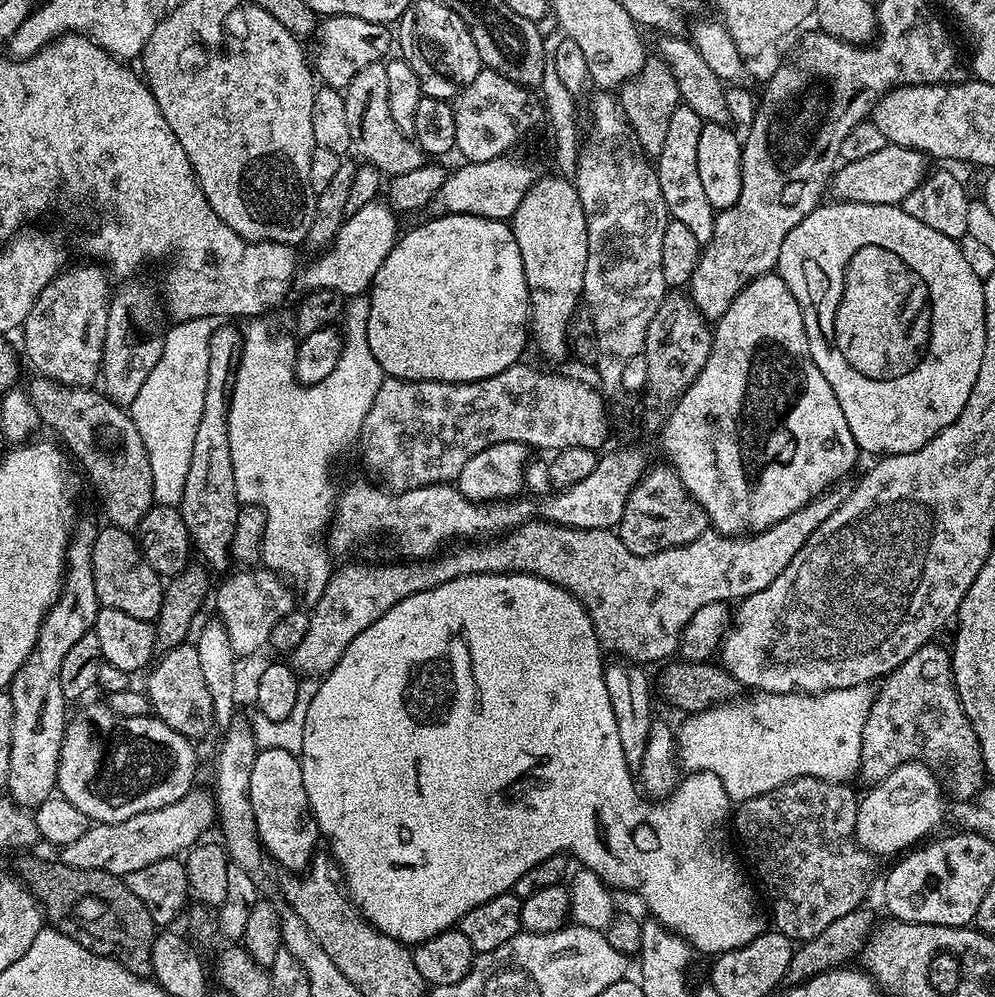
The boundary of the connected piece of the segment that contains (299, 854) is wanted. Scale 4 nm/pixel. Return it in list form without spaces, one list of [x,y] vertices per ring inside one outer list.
[[[273,748],[257,751],[254,770],[250,770],[250,806],[254,810],[256,832],[269,857],[277,860],[282,867],[289,868],[289,873],[303,873],[312,863],[313,856],[317,855],[316,843],[321,843],[322,837],[316,819],[312,817],[297,753]]]

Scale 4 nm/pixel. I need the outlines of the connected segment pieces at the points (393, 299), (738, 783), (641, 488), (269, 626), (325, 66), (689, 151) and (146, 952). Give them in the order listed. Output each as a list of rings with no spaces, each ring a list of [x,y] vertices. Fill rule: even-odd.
[[[440,214],[435,218],[437,220],[428,220],[425,224],[410,229],[405,236],[403,233],[374,278],[368,296],[370,318],[366,326],[370,350],[374,350],[374,358],[378,358],[378,366],[382,366],[385,377],[398,380],[441,380],[451,384],[465,384],[471,380],[485,380],[502,374],[502,370],[506,370],[523,357],[520,355],[524,352],[524,343],[528,344],[530,340],[528,288],[526,274],[523,272],[522,254],[519,253],[515,234],[503,220],[466,214],[457,216]]]
[[[871,683],[812,695],[803,692],[756,692],[749,695],[752,696],[749,700],[740,700],[737,704],[724,702],[702,712],[691,713],[686,719],[688,721],[675,733],[678,763],[688,772],[716,774],[722,780],[722,786],[726,786],[726,794],[732,802],[758,798],[803,776],[851,781],[851,776],[855,777],[860,770],[862,734],[873,695]]]
[[[649,467],[645,471],[641,481],[636,485],[636,489],[628,496],[628,501],[624,507],[624,513],[618,525],[618,535],[626,550],[635,556],[649,556],[658,554],[667,548],[680,548],[684,544],[694,542],[699,536],[709,531],[710,525],[708,515],[702,510],[702,506],[686,490],[686,486],[680,481],[680,476],[671,468]]]
[[[257,567],[257,572],[236,572],[233,571],[220,584],[220,589],[215,589],[216,612],[221,624],[224,625],[230,647],[236,651],[237,657],[244,658],[251,652],[256,652],[260,647],[265,647],[270,638],[270,630],[274,630],[276,623],[287,614],[293,611],[293,593],[287,592],[285,581],[277,576],[275,572],[268,571],[267,568]]]
[[[330,16],[319,25],[318,37],[320,41],[316,44],[316,60],[314,56],[314,72],[320,76],[325,85],[329,88],[347,89],[352,79],[358,74],[358,70],[366,70],[366,66],[381,63],[389,55],[388,51],[393,51],[394,36],[390,33],[389,25],[378,22],[365,22],[362,18],[350,18],[349,16]]]
[[[681,103],[670,117],[662,154],[654,160],[658,186],[662,186],[662,198],[666,198],[669,217],[687,226],[702,246],[708,244],[714,234],[717,213],[710,198],[706,198],[706,189],[698,174],[698,137],[702,135],[704,125],[702,117],[686,103]]]
[[[24,860],[18,871],[19,879],[43,908],[45,921],[66,938],[74,938],[78,946],[117,960],[135,976],[151,977],[158,926],[150,918],[150,910],[130,894],[121,877],[102,870],[78,870],[52,860]]]

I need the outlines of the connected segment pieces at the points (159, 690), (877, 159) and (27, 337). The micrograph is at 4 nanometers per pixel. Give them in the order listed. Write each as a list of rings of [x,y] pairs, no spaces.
[[[185,642],[177,648],[167,649],[151,665],[148,674],[148,703],[162,723],[193,742],[199,741],[199,736],[206,735],[208,731],[213,731],[216,711],[212,695],[206,686],[206,677],[202,675],[202,662],[198,662],[195,643]]]
[[[887,143],[885,148],[869,154],[858,161],[841,163],[832,174],[830,192],[837,201],[862,202],[863,204],[903,205],[906,194],[924,181],[930,171],[929,161],[923,152],[906,146]]]
[[[88,263],[92,264],[65,267],[56,275],[38,294],[22,327],[26,360],[28,355],[39,375],[70,389],[95,385],[104,362],[110,276],[99,263]]]

